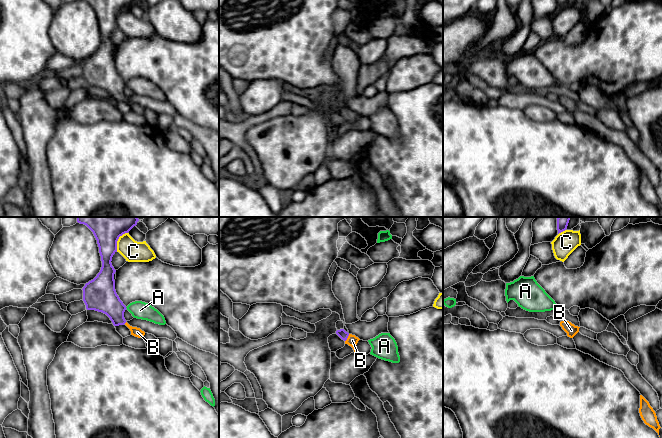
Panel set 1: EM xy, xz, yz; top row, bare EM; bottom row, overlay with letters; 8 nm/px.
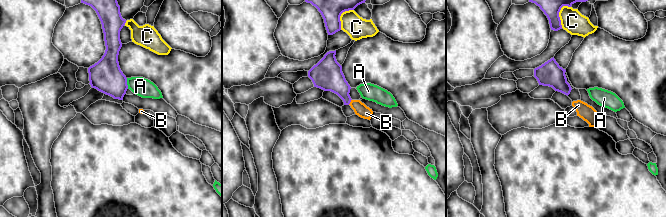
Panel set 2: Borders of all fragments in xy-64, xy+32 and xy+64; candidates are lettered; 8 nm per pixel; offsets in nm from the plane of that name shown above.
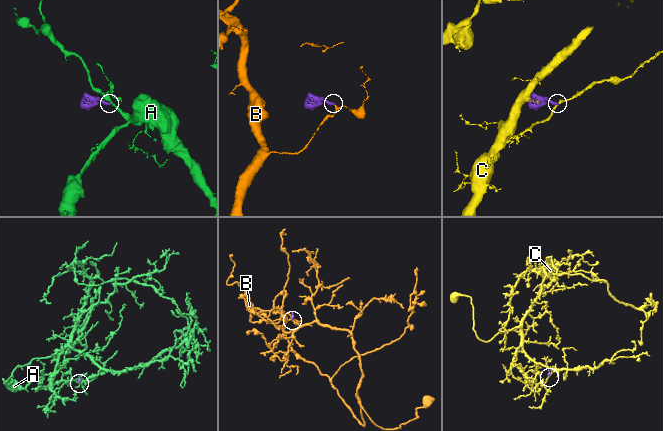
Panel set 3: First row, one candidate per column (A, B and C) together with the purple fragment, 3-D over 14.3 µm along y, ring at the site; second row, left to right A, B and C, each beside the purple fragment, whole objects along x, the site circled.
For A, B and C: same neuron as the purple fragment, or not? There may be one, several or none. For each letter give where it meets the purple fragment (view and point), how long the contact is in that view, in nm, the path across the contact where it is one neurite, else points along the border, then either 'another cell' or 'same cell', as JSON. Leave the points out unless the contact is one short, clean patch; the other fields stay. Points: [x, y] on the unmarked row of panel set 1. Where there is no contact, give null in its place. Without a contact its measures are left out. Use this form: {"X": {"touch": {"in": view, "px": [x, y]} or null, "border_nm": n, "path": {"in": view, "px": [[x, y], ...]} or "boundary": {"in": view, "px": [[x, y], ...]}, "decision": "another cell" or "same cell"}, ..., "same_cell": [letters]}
{"A": {"touch": {"in": "yz", "px": [558, 82]}, "border_nm": 60, "boundary": {"in": "yz", "px": [[555, 83], [559, 82], [561, 84]]}, "decision": "another cell"}, "B": {"touch": {"in": "xz", "px": [347, 113]}, "border_nm": 70, "path": {"in": "xz", "px": [[341, 109], [347, 113], [352, 116]]}, "decision": "same cell"}, "C": {"touch": {"in": "xy", "px": [117, 16]}, "border_nm": 180, "boundary": {"in": "xy", "px": [[127, 8], [119, 13], [116, 27]]}, "decision": "another cell"}, "same_cell": ["B"]}

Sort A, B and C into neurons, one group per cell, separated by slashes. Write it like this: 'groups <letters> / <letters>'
groups A / B / C

